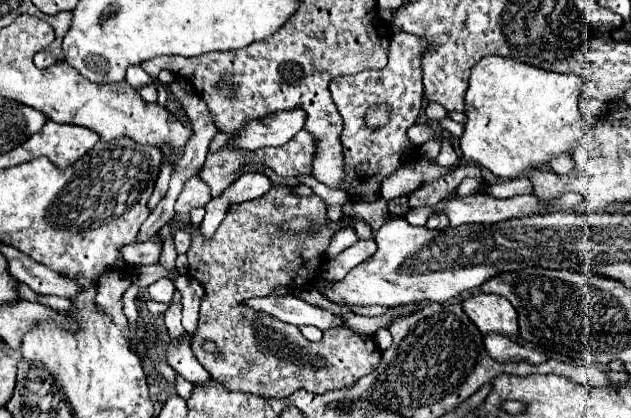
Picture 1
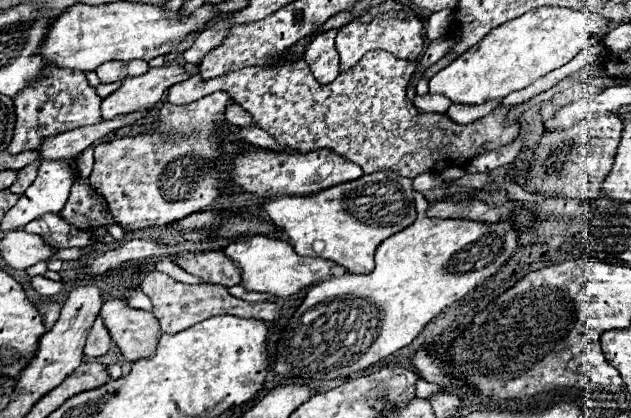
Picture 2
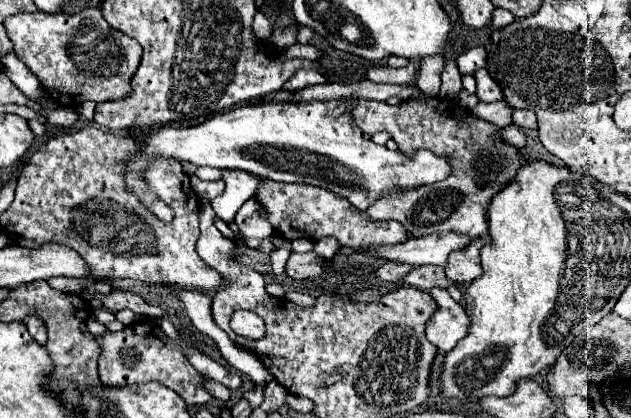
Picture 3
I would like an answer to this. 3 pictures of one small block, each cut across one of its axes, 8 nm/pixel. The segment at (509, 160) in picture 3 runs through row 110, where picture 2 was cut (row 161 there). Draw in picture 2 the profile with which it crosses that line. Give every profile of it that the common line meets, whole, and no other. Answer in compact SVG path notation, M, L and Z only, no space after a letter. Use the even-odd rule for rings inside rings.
M370 50L356 68L342 72L330 84L320 84L308 64L300 60L278 68L250 66L214 80L202 80L196 74L174 84L168 92L168 102L190 104L200 96L224 90L280 146L298 152L330 148L350 162L356 162L364 174L392 170L406 178L416 178L424 172L462 168L472 158L514 142L518 122L506 120L514 106L498 106L472 124L456 124L448 114L422 112L416 108L404 94L415 70L416 62L398 60L390 52Z

